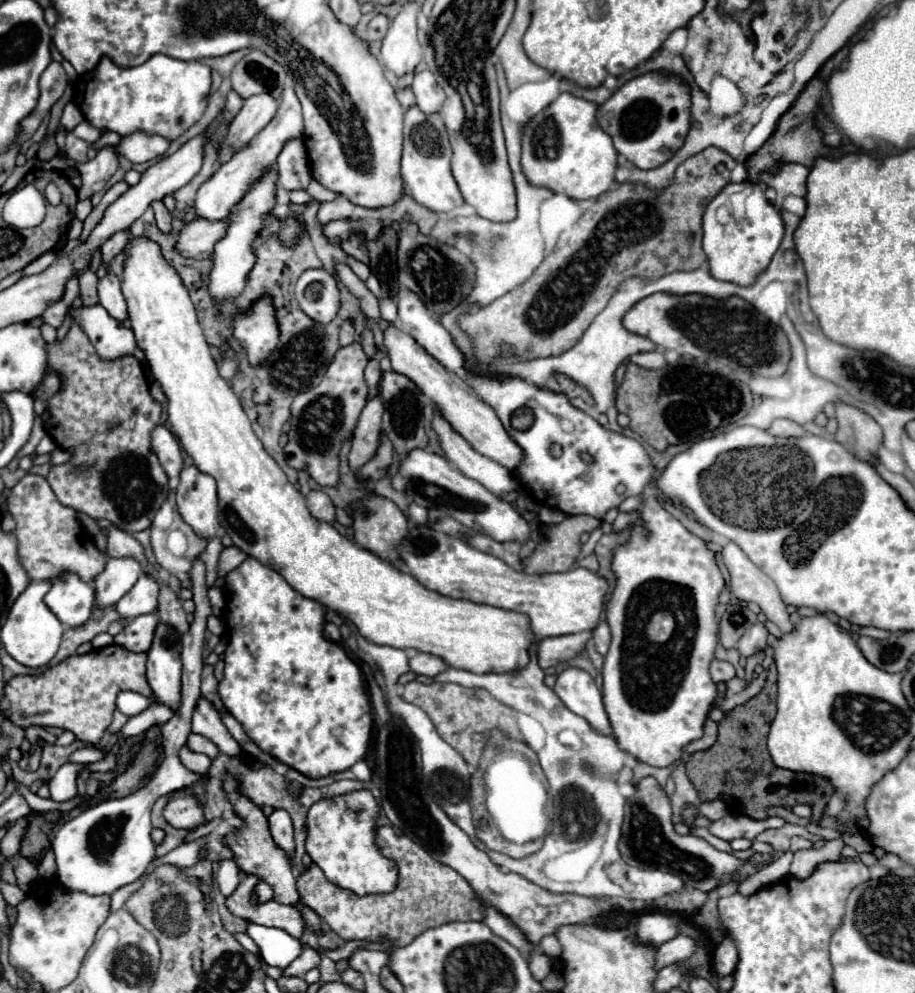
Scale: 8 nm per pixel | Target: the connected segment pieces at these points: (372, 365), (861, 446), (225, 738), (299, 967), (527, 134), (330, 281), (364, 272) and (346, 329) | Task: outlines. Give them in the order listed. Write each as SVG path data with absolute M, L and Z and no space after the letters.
M379 350L375 357L369 359L364 375L368 383L368 401L377 393L377 386L380 383L382 371L380 369L380 358L386 355L385 350Z
M838 401L836 419L836 441L848 445L854 451L854 455L862 461L868 461L872 455L876 455L876 449L882 443L882 429L868 413Z
M200 697L198 705L194 709L194 715L192 715L192 733L208 737L212 743L216 743L216 747L224 755L230 755L230 757L240 757L242 755L242 749L240 749L238 741L230 735L230 731L222 723L220 713L204 697Z
M304 947L304 953L290 963L290 967L284 969L284 975L292 975L292 977L304 977L310 969L316 969L320 965L320 955L316 949Z
M562 93L522 129L522 171L530 185L546 187L570 199L598 199L616 183L618 153L612 137L596 123L598 105Z
M326 269L304 271L296 283L296 301L310 319L322 325L330 323L340 309L336 275Z
M350 257L348 259L348 267L360 277L360 281L366 281L368 277L370 277L370 269L368 269L368 265L364 265L364 263L360 263L360 261L356 261L354 257Z
M346 321L342 327L340 327L340 347L346 347L354 343L354 327L350 321Z

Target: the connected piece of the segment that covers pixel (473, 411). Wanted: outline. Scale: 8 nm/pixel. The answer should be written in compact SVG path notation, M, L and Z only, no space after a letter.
M390 325L384 331L384 345L388 349L392 369L396 373L402 373L408 379L412 379L418 385L418 389L430 399L430 403L436 405L436 409L452 425L452 429L472 445L472 449L476 449L480 455L490 457L492 461L504 465L510 471L514 471L516 465L520 465L520 457L522 457L520 447L508 437L508 433L504 431L500 419L496 417L496 413L490 405L486 405L480 397L476 397L472 391L468 391L464 385L460 385L432 355L428 355L424 351L424 347L420 347L412 337L408 337L408 333L400 331L396 325Z

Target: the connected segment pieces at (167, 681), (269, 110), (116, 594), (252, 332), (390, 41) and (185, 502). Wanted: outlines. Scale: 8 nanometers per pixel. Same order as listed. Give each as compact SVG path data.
M158 623L152 647L148 651L146 677L156 699L172 709L180 703L180 651L182 635L172 625Z
M268 93L246 99L242 111L230 123L228 135L222 141L222 147L218 153L220 165L228 163L238 149L248 145L252 137L270 123L270 119L276 115L276 109L278 105L276 101L272 101L272 97L268 97Z
M108 559L106 567L100 575L94 579L96 595L94 595L94 607L96 609L108 609L114 607L138 581L142 575L142 569L132 559Z
M270 295L258 297L246 311L234 317L234 339L244 347L252 367L268 359L280 343L276 307Z
M416 1L406 3L382 41L382 63L396 77L414 73L416 65L422 61L422 47L416 37L416 11Z
M184 467L176 491L178 511L182 519L202 539L212 539L218 529L218 499L216 481L196 467Z

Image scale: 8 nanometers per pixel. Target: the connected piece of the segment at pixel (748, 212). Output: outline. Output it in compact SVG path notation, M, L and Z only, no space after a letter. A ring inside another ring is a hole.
M750 181L730 183L708 203L704 211L704 243L710 273L716 279L738 285L752 285L754 279L768 267L784 235L780 211L766 199L762 185Z

